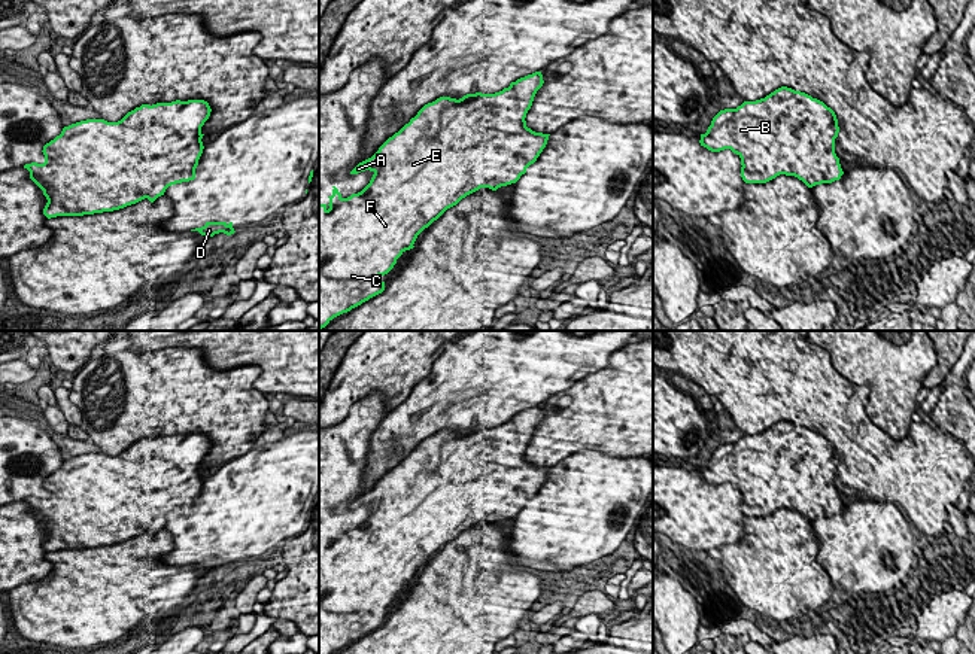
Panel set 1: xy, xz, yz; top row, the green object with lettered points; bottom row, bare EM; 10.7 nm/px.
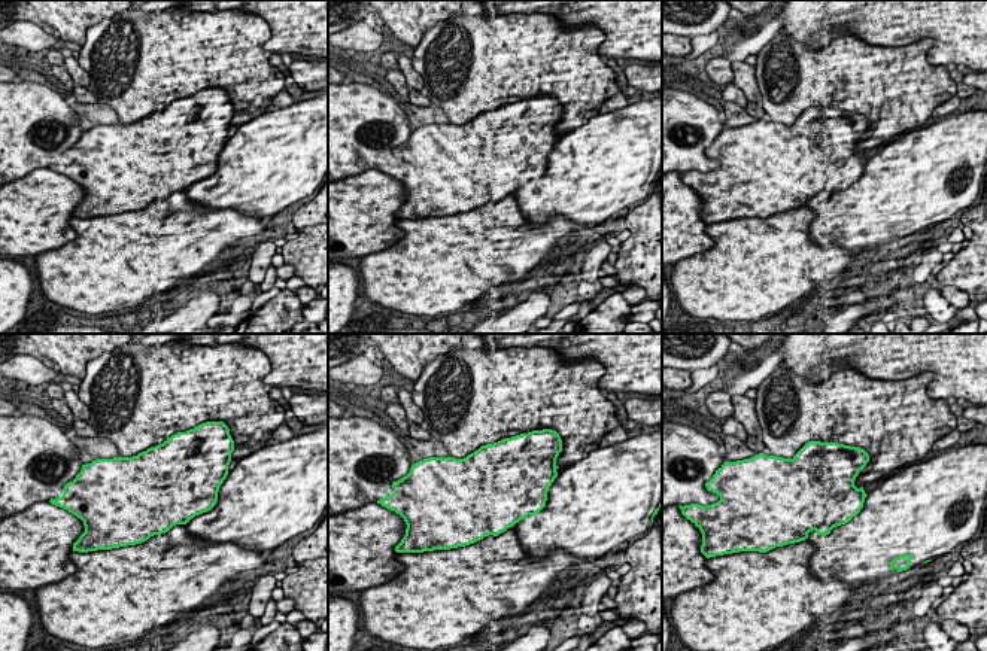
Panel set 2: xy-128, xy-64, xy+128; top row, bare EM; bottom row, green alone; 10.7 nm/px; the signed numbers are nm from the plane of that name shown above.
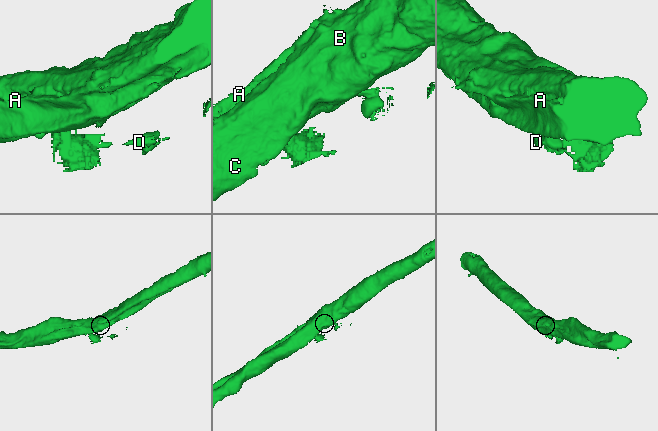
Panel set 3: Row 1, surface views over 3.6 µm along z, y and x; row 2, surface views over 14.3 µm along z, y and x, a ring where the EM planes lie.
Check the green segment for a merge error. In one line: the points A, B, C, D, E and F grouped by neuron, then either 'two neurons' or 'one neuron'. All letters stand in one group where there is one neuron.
A B C E F / D; two neurons

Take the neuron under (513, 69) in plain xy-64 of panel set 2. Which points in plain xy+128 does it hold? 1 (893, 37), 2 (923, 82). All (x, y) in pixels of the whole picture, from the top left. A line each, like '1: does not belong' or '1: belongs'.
1: does not belong
2: belongs

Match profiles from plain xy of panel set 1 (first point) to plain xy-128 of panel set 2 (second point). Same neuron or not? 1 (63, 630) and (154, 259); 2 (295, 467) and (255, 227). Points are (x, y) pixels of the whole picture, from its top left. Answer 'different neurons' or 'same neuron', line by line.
1: same neuron
2: different neurons

